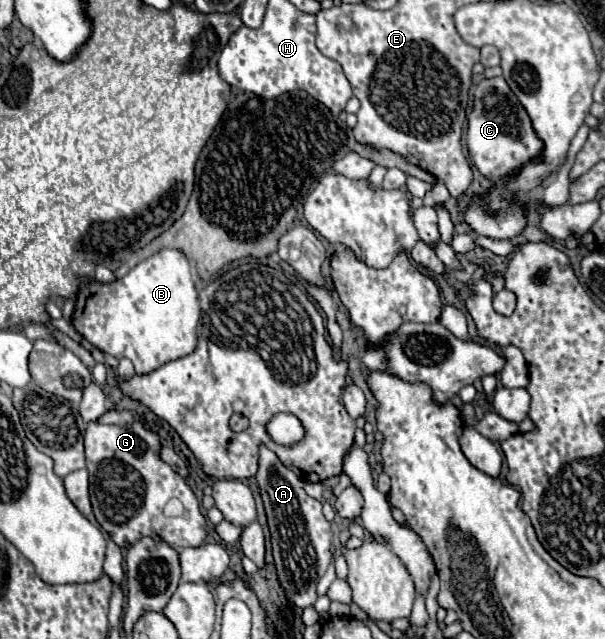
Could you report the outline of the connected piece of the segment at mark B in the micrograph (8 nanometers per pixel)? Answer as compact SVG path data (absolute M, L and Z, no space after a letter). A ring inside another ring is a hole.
M165 248L111 284L97 280L83 284L77 292L71 324L101 352L115 358L129 358L137 374L149 374L197 348L199 316L201 310L189 260L183 252Z

